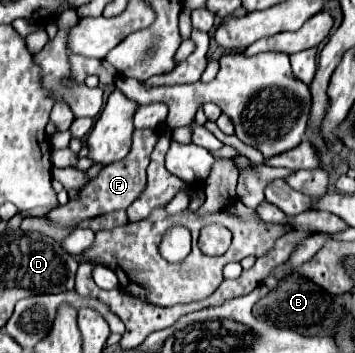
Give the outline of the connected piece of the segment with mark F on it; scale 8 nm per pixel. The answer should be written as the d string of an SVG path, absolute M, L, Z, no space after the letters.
M137 129L133 133L131 151L125 159L103 167L101 173L85 189L81 189L81 199L79 201L57 207L47 217L51 221L63 225L63 227L73 227L81 219L99 217L99 215L105 215L105 213L111 213L111 211L117 211L117 209L127 209L145 191L145 185L147 185L147 175L145 175L147 159L149 159L149 155L151 155L151 151L157 143L157 133L159 133L157 129Z

